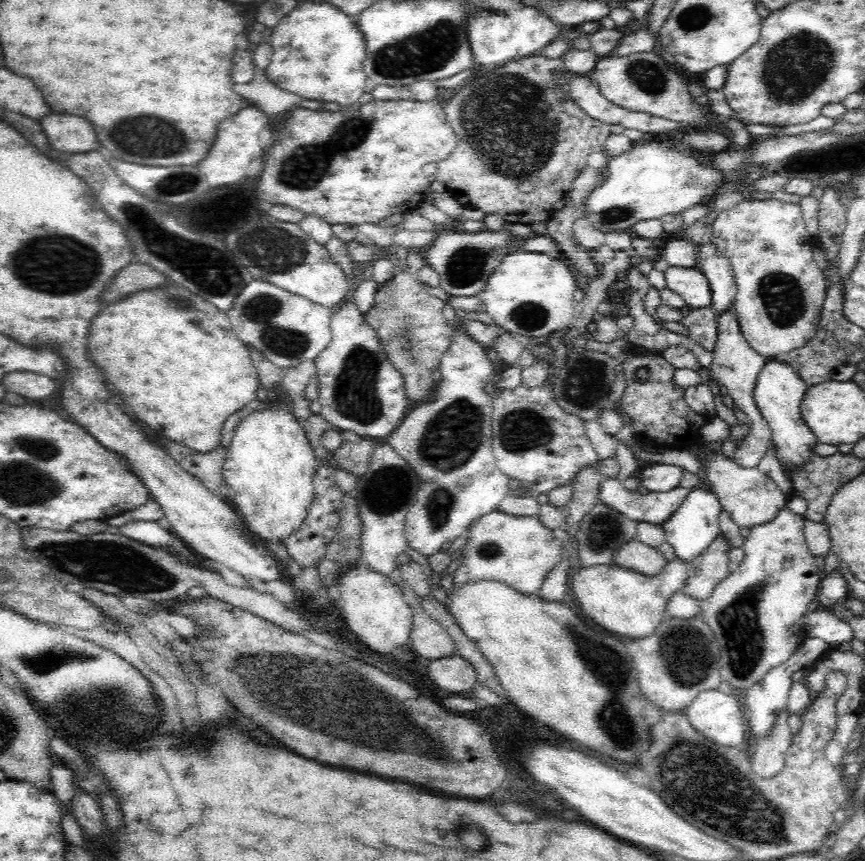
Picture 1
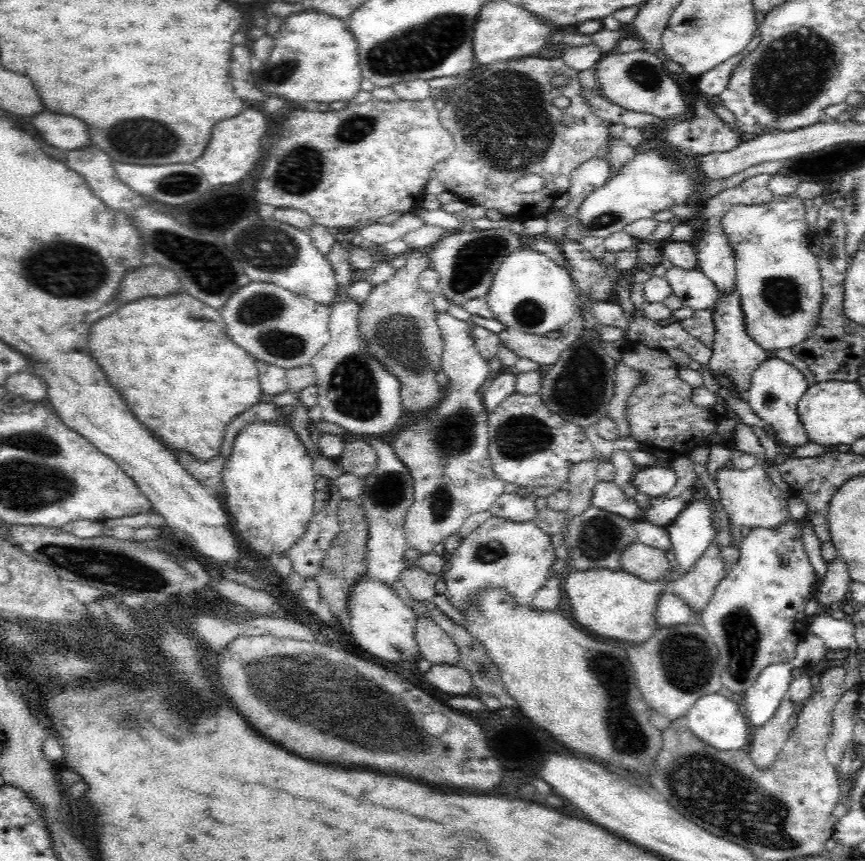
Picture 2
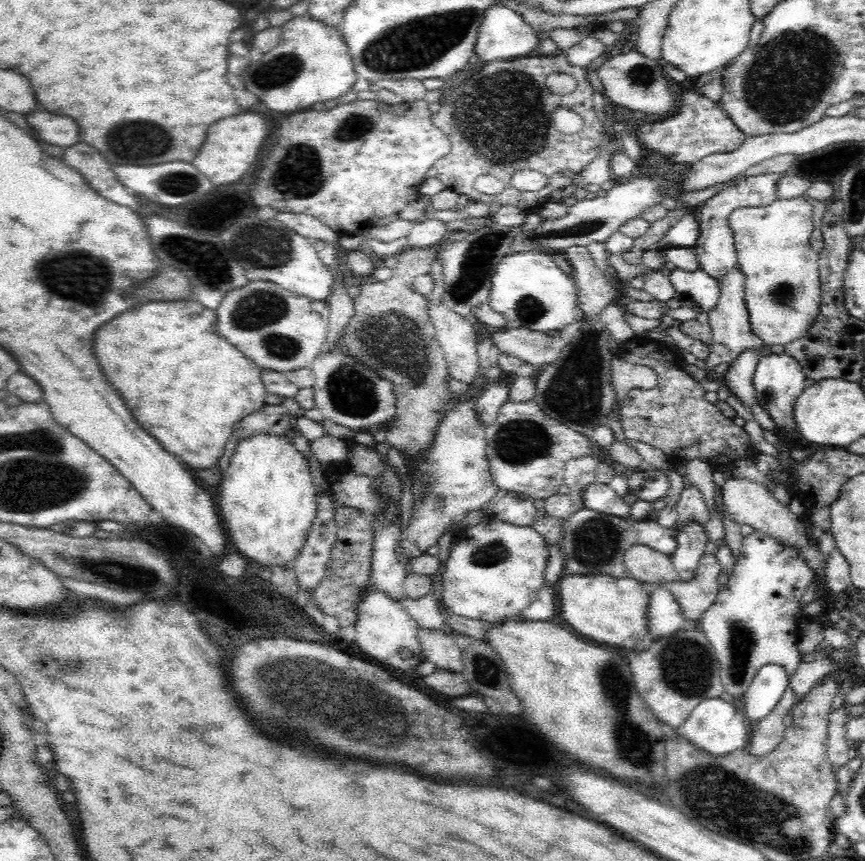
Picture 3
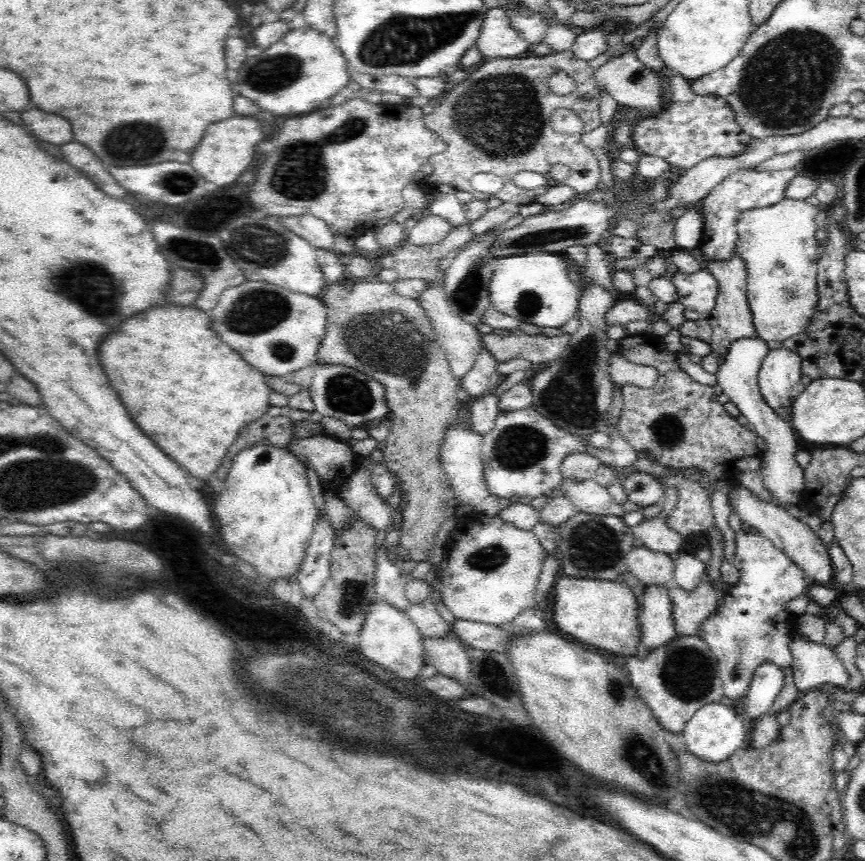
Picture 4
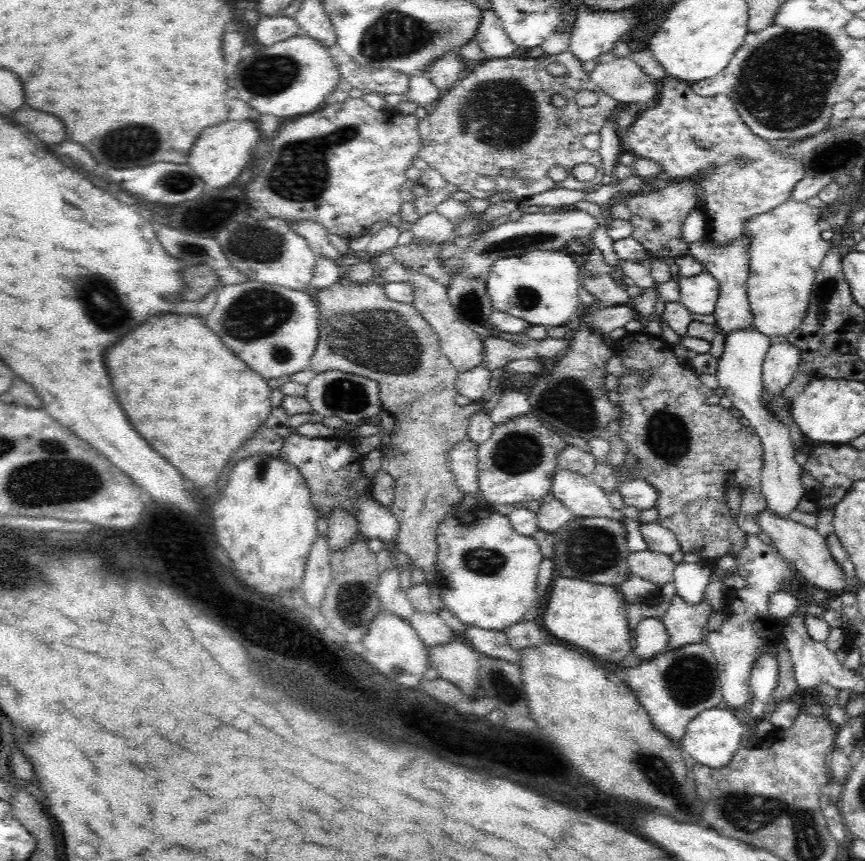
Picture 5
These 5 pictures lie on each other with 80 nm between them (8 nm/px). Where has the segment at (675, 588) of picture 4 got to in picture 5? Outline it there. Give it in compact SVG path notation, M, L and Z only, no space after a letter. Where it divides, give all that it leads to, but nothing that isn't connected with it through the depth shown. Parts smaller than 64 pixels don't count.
M676 594L668 606L666 614L662 617L665 629L668 631L668 649L683 647L685 644L704 642L706 624L710 614L713 614L709 599L698 605L686 603Z

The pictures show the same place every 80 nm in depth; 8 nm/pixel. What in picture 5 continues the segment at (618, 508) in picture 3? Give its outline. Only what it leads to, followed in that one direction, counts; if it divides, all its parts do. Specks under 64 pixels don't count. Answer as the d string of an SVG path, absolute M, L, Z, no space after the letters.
M556 470L554 478L552 478L552 492L549 493L550 498L556 498L576 517L608 517L622 521L624 514L622 511L614 508L608 493L594 483L592 476L582 476L571 470Z

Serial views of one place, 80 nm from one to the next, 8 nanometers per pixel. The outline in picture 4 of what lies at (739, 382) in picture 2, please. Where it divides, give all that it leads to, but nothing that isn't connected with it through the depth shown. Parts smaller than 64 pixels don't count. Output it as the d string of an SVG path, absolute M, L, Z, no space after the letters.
M734 250L734 256L730 256L728 260L714 260L709 262L704 260L704 268L716 277L719 284L719 294L716 300L716 306L710 314L708 314L709 324L712 326L713 335L710 340L711 353L701 359L701 366L707 372L716 374L719 368L718 358L724 358L728 354L728 346L732 342L744 338L758 339L757 331L752 318L752 311L747 301L747 268L744 260L740 258L737 251Z

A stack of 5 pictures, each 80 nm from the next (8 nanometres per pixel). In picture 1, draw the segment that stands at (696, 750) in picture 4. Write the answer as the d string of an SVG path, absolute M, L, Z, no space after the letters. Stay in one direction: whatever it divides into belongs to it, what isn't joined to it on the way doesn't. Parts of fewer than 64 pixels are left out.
M718 689L705 690L684 711L698 732L722 746L740 746L746 740L746 730L742 723L746 718L744 709L733 692L725 694Z

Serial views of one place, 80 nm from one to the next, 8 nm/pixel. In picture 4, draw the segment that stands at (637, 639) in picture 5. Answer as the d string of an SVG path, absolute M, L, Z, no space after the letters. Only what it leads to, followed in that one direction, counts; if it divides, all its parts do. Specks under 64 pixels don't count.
M649 585L639 598L640 642L652 650L676 638L668 586Z

